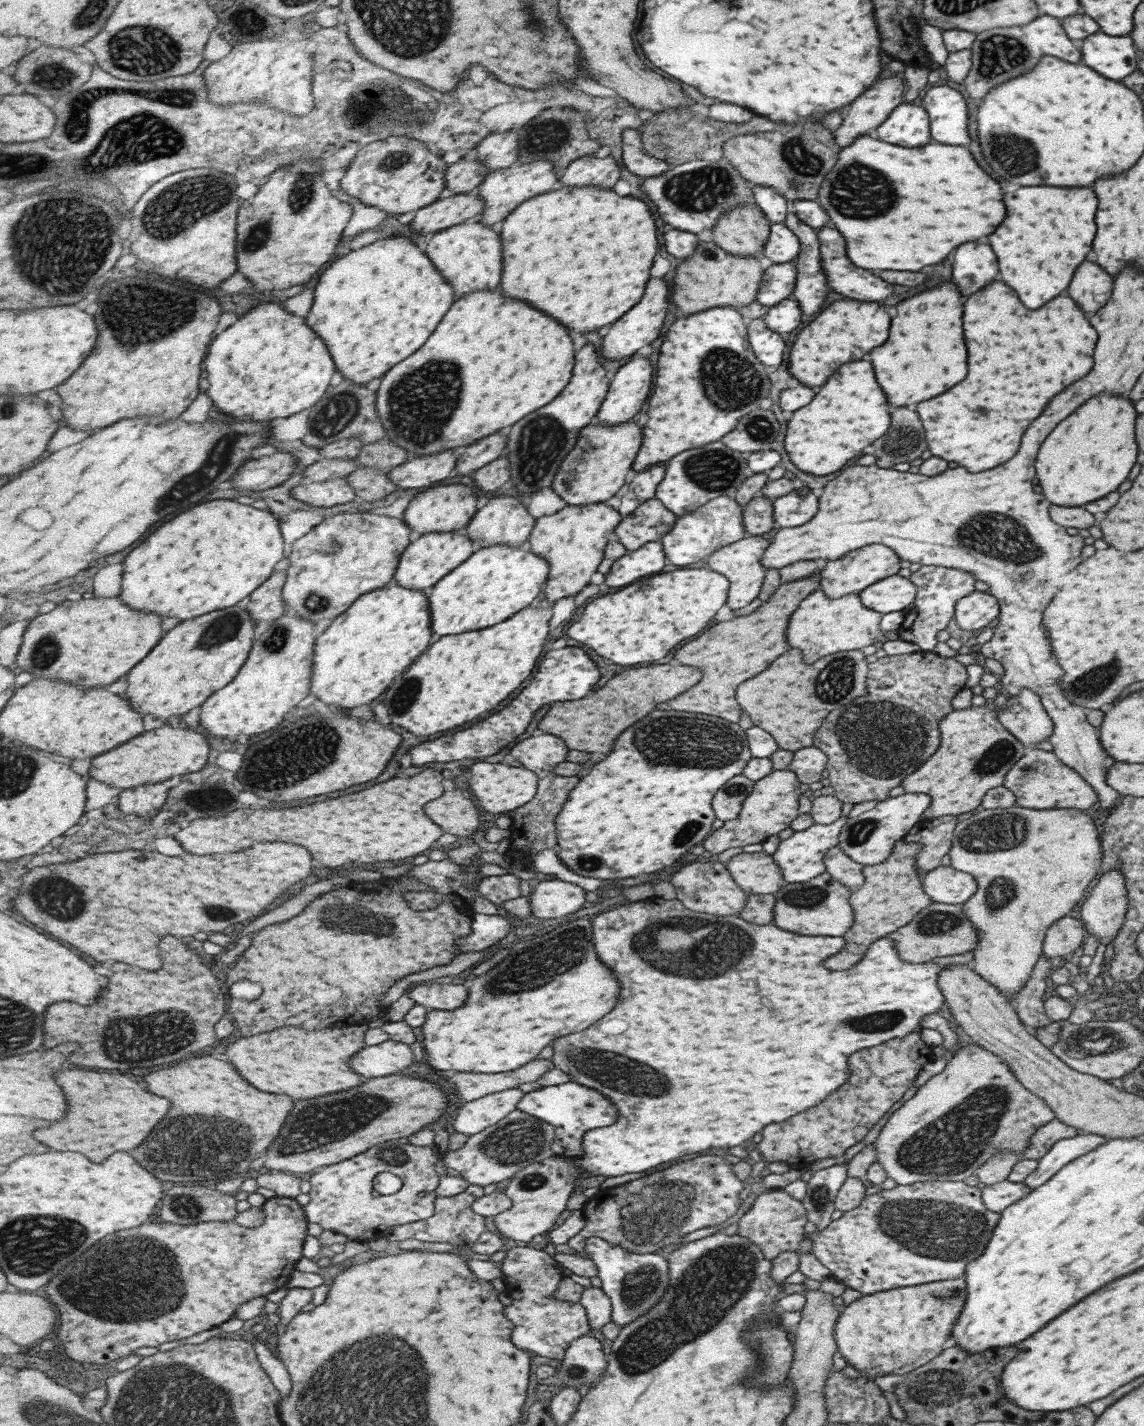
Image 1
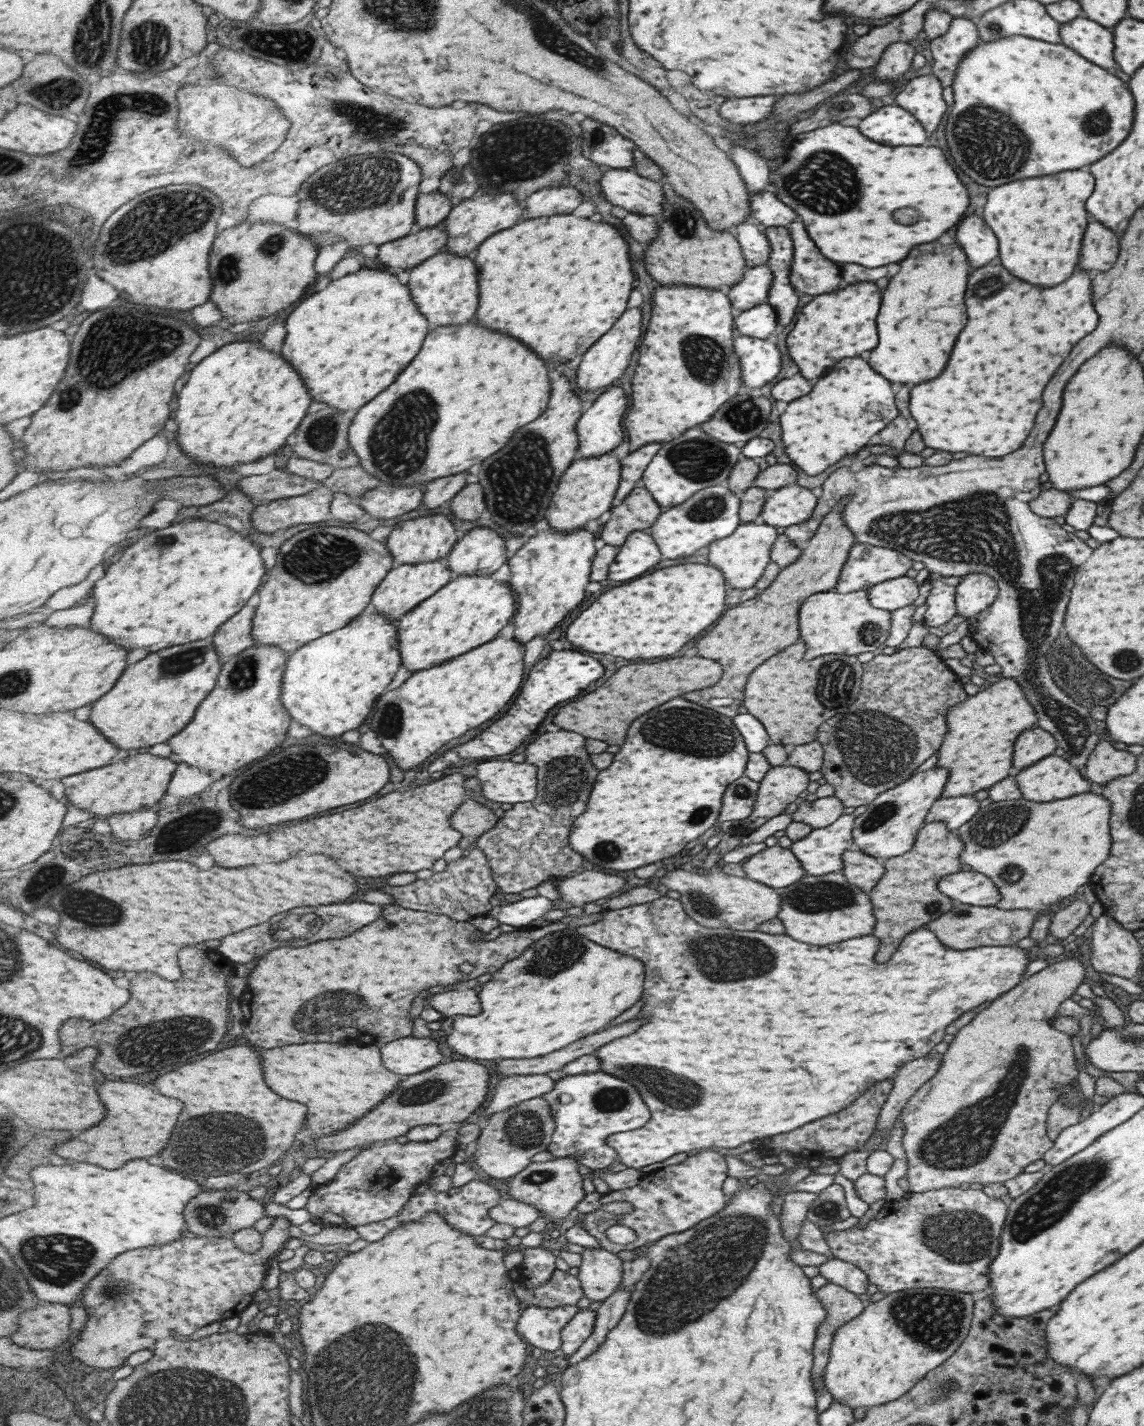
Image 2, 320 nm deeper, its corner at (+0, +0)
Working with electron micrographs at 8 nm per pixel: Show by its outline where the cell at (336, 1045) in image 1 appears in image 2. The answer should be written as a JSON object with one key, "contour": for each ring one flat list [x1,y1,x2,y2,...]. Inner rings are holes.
{"contour":[[293,1044,285,1048,267,1050,263,1054,263,1066,265,1066,265,1078,277,1094,283,1098,293,1098,297,1102,303,1102,309,1106,309,1126,311,1134,307,1141,313,1143,315,1139,329,1136,337,1130,349,1128,359,1118,367,1116,375,1106,379,1106,397,1086,401,1083,401,1076,393,1074,385,1068,382,1056,382,1047,373,1044]]}

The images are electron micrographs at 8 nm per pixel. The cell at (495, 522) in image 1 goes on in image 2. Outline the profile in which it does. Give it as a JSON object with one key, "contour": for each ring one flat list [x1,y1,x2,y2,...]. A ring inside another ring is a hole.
{"contour":[[488,527,471,528,459,540,445,561,454,576,493,574,507,563,507,544]]}

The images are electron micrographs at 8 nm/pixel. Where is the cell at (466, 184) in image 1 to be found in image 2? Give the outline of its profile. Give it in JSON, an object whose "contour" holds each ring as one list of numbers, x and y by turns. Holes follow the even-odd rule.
{"contour":[[444,192,422,194,416,202,416,229,425,230,441,224,453,209,450,196]]}

